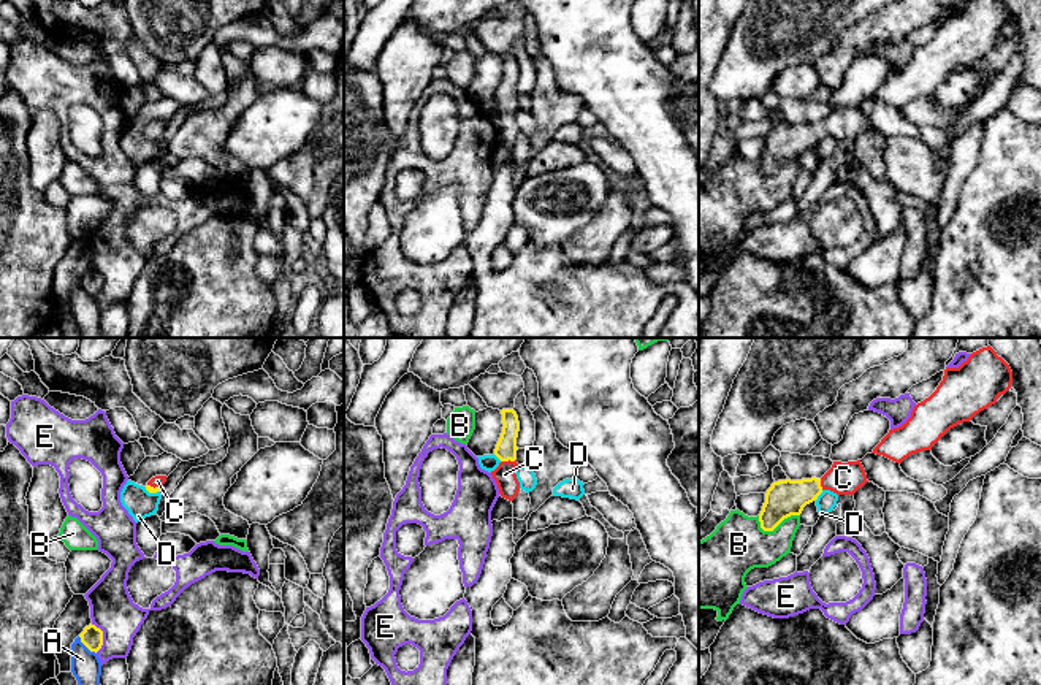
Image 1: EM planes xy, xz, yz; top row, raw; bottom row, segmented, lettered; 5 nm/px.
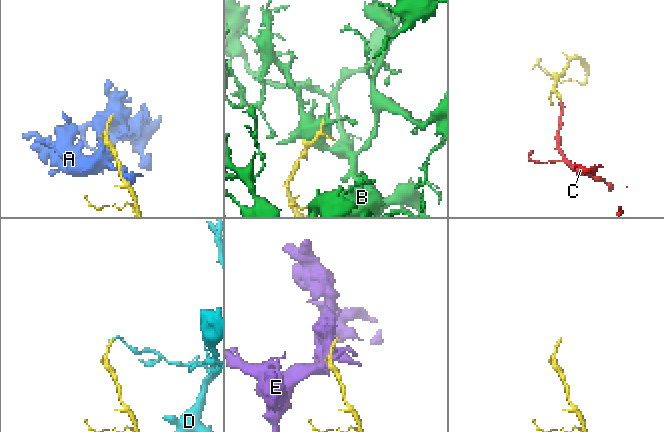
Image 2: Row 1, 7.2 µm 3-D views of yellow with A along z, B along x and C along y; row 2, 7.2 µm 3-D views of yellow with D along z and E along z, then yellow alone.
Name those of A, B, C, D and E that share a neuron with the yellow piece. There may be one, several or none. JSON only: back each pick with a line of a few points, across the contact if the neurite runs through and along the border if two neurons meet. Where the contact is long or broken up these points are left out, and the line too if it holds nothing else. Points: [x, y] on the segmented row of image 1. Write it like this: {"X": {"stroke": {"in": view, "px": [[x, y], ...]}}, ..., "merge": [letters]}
{"C": {"stroke": {"in": "xz", "px": [[506, 449], [507, 460], [504, 474]]}}, "merge": ["C"]}

